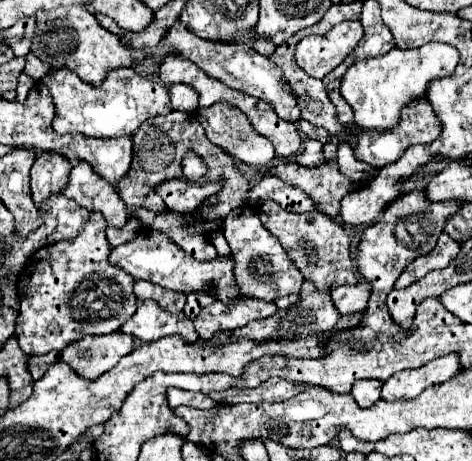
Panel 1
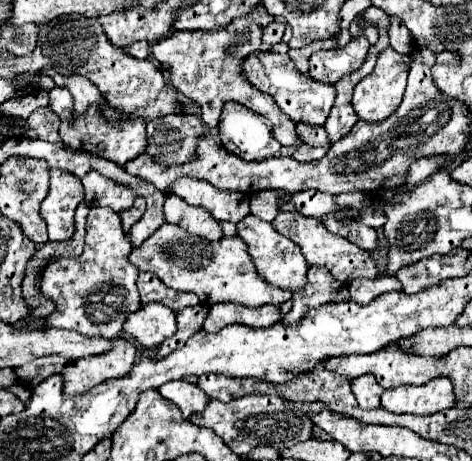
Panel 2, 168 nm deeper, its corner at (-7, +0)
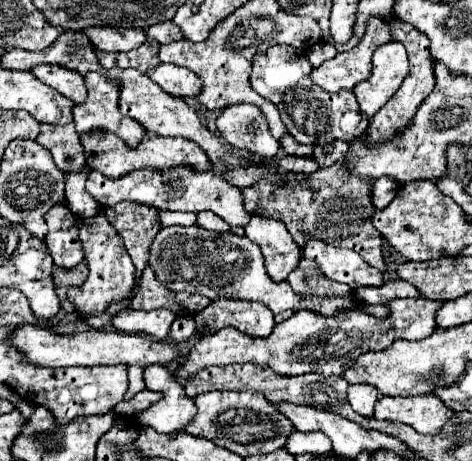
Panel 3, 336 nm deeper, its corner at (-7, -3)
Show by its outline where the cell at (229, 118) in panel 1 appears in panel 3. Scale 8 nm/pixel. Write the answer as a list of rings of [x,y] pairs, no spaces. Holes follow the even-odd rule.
[[[231,105],[217,117],[217,129],[225,143],[249,155],[271,159],[279,153],[279,141],[269,133],[265,115],[257,105]]]

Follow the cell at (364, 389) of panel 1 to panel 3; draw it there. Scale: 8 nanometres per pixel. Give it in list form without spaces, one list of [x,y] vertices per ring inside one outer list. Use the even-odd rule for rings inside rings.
[[[351,385],[347,389],[349,405],[363,417],[371,417],[373,415],[373,407],[375,407],[377,399],[379,399],[379,391],[371,389],[369,385]]]

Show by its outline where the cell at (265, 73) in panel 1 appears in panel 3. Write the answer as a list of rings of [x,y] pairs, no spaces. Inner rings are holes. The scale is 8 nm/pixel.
[[[275,45],[269,47],[267,53],[257,53],[253,57],[253,73],[249,83],[261,97],[277,105],[287,133],[303,145],[329,145],[335,141],[349,143],[363,135],[369,119],[361,115],[353,91],[345,89],[339,93],[327,93],[311,81],[311,71],[313,67],[305,51],[291,45]]]

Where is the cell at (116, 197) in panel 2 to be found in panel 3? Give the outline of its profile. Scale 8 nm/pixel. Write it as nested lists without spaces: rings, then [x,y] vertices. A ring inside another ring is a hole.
[[[177,165],[171,169],[137,169],[119,179],[109,179],[103,173],[91,171],[87,177],[87,191],[105,207],[117,205],[119,201],[135,201],[161,211],[213,211],[229,225],[239,227],[245,227],[251,219],[251,215],[247,215],[243,209],[243,195],[235,185],[225,181],[219,173],[201,173],[189,165]]]

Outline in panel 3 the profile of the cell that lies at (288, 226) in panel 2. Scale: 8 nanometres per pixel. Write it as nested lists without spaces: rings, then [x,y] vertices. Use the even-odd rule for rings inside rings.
[[[309,237],[303,255],[309,257],[311,261],[317,261],[317,265],[323,269],[327,279],[345,283],[351,289],[383,285],[383,275],[379,273],[379,269],[367,265],[355,251],[333,247]]]

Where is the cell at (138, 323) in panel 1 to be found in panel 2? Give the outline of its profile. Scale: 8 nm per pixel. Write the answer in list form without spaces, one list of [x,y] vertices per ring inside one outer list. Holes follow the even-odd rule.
[[[159,302],[143,304],[127,318],[123,332],[135,338],[143,348],[155,348],[177,332],[175,312]]]

